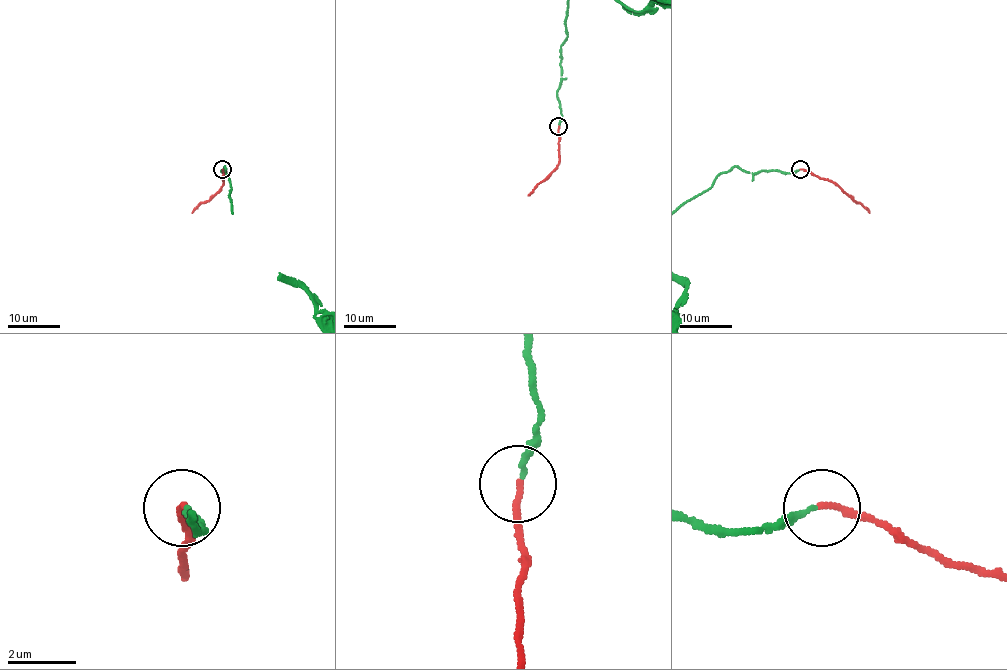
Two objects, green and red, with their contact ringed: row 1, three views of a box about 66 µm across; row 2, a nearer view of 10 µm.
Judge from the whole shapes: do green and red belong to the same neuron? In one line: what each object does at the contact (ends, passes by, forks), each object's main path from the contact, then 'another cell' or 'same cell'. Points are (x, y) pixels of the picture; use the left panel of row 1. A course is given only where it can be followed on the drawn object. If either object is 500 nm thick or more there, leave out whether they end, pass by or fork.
green ends there; red ends there; red runs (222, 170), (223, 185), (192, 212); same cell

